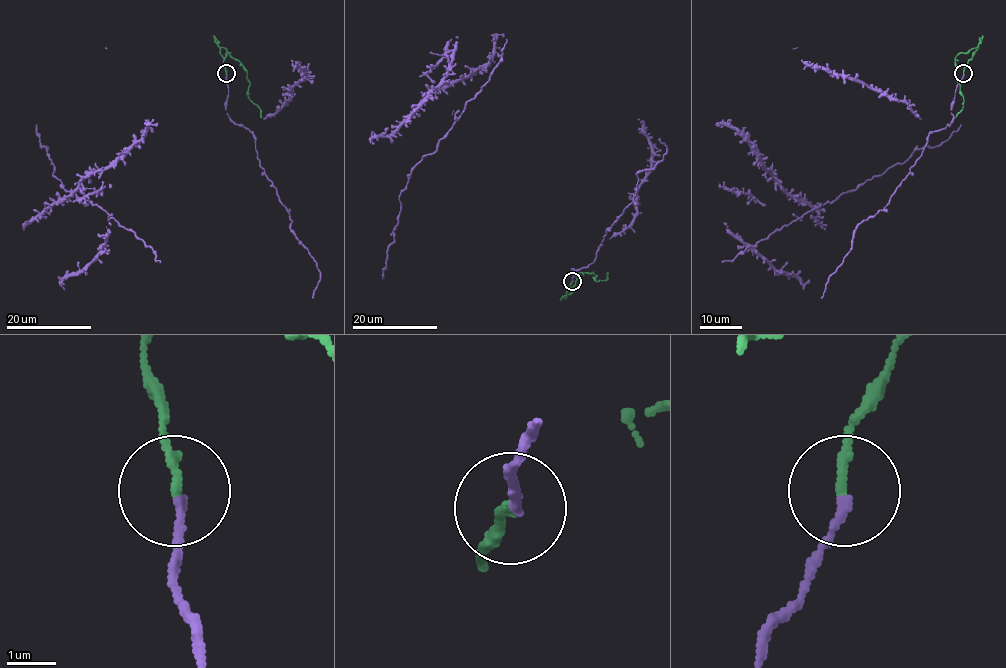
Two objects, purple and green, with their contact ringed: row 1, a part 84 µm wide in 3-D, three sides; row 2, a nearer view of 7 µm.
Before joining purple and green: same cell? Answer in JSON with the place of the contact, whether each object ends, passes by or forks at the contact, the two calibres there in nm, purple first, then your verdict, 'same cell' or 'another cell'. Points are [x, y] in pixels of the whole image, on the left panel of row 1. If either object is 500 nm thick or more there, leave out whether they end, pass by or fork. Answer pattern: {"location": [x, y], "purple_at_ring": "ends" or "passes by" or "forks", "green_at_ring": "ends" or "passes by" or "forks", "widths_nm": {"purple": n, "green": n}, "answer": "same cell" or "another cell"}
{"location": [226, 73], "purple_at_ring": "ends", "green_at_ring": "ends", "widths_nm": {"purple": 180, "green": 200}, "answer": "another cell"}

